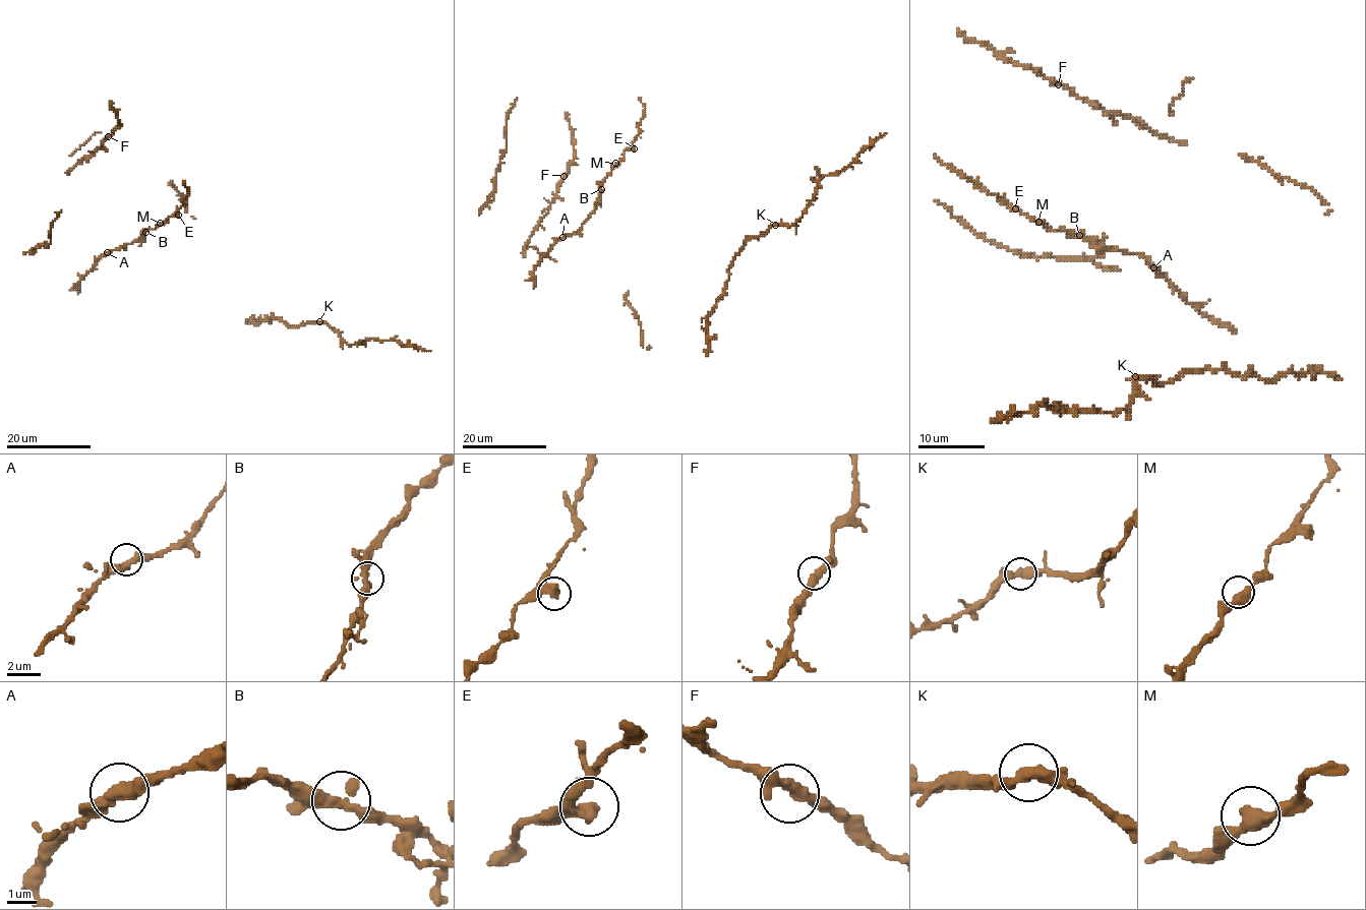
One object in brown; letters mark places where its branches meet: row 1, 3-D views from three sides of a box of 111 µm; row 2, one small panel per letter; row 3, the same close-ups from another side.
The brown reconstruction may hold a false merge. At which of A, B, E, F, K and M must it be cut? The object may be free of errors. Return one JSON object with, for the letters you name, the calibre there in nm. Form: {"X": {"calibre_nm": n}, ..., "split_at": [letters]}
{"split_at": []}

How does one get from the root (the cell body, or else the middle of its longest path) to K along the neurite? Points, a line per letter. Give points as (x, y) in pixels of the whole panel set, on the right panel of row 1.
K: (1283, 372), (1272, 380), (1224, 370), (1187, 370), (1177, 378), (1162, 383), (1135, 376)

